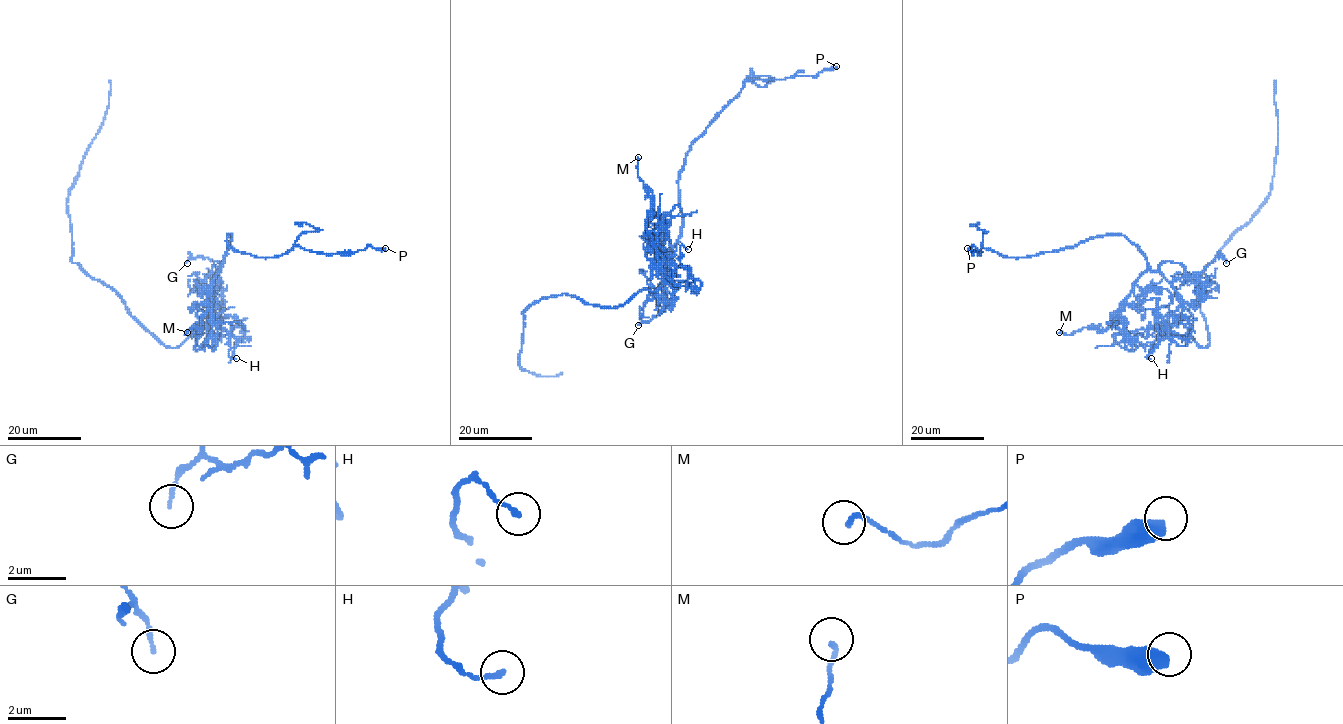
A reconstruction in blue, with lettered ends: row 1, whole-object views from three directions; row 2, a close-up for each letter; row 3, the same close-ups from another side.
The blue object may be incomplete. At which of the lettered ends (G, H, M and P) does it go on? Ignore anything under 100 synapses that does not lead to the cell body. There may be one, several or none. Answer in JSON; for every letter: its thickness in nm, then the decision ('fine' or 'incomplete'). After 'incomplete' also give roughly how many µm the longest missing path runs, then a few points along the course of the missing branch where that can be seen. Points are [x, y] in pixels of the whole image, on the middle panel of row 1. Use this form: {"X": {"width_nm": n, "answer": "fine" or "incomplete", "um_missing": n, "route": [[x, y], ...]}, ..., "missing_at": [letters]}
{"G": {"width_nm": 120, "answer": "fine"}, "H": {"width_nm": 180, "answer": "fine"}, "M": {"width_nm": 140, "answer": "fine"}, "P": {"width_nm": 500, "answer": "fine"}, "missing_at": []}

